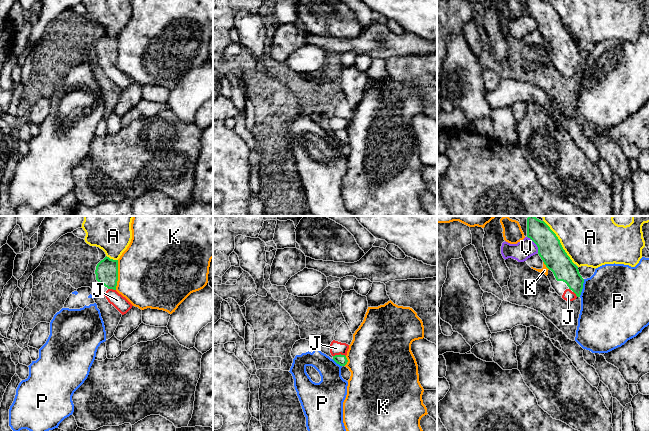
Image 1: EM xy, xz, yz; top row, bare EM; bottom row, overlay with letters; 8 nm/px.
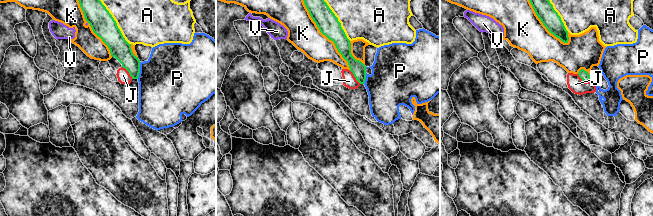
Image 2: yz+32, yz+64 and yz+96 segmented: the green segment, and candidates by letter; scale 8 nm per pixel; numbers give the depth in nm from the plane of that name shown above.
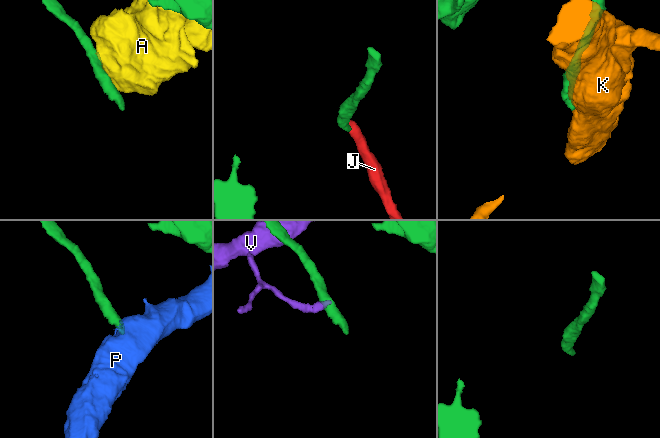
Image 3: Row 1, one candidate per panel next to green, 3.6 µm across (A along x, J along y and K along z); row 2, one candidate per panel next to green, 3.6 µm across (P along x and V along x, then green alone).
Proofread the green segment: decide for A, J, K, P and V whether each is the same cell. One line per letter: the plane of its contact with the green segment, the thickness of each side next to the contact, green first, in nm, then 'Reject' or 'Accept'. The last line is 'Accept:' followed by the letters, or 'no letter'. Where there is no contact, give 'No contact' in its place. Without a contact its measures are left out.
A: Touches green in yz. Thickness 200 nm (green) against 480 nm. Reject
J: Touches green in xz. Thickness 80 nm (green) against 110 nm. Accept
K: Touches green in xy. Thickness 180 nm (green) against 500 nm. Reject
P: Touches green in yz. Thickness 180 nm (green) against 500 nm. Reject
V: Touches green in yz. Thickness 200 nm (green) against 150 nm. Reject
Accept: J

